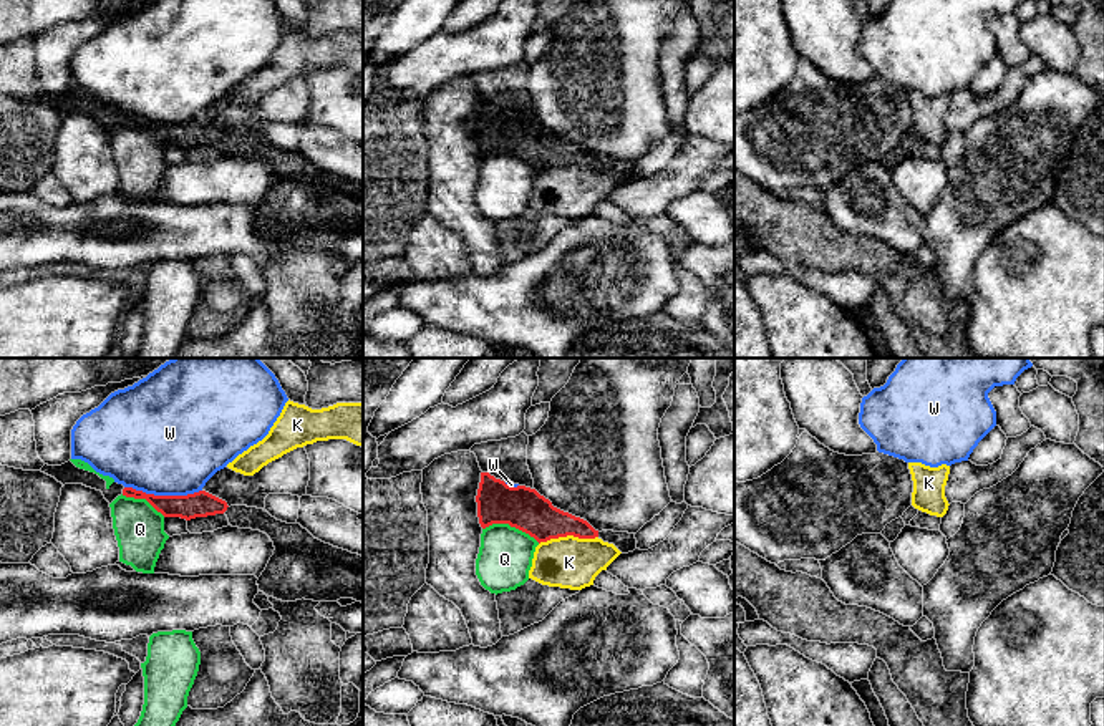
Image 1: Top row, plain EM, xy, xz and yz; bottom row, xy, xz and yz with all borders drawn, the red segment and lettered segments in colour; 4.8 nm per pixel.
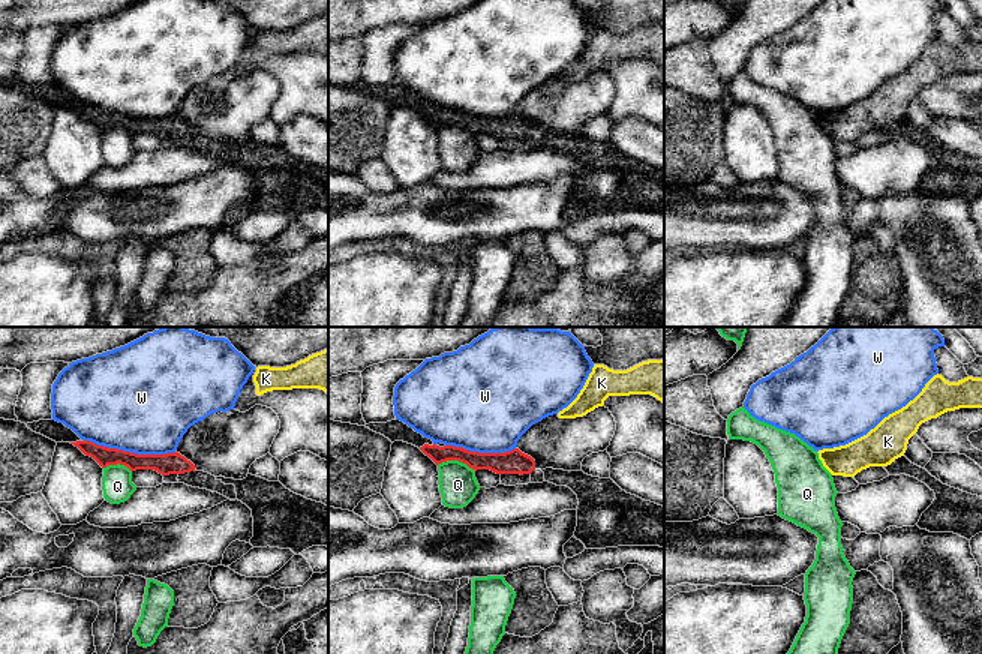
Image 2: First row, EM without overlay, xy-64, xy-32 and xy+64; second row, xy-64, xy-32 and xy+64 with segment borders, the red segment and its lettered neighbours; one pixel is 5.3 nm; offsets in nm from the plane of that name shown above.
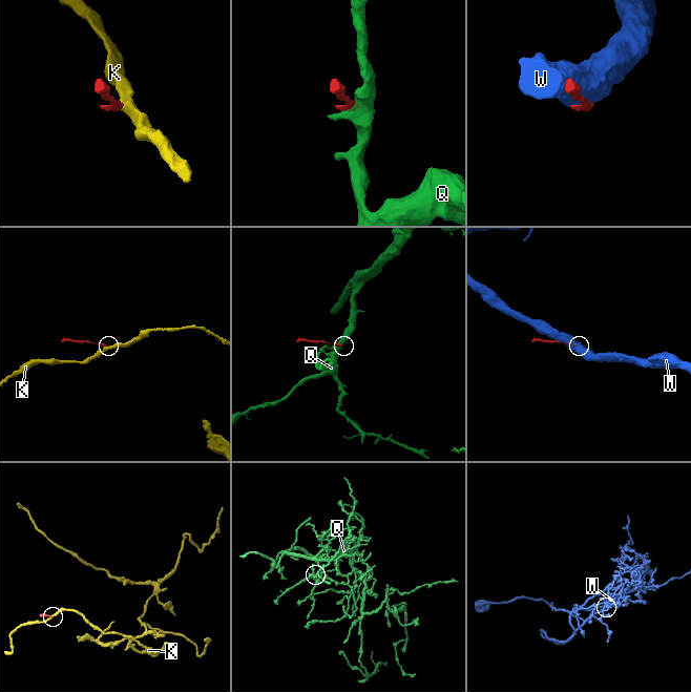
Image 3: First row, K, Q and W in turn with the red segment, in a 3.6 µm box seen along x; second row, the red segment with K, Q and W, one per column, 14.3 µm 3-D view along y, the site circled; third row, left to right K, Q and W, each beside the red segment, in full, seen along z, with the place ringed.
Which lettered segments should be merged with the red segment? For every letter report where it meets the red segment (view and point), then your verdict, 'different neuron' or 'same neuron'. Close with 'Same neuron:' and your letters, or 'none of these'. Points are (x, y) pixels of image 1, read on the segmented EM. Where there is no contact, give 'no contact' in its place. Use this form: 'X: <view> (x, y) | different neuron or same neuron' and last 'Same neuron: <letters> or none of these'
K: xz (567, 534) | different neuron
Q: xz (511, 526) | different neuron
W: xy (163, 496) | different neuron
Same neuron: none of these

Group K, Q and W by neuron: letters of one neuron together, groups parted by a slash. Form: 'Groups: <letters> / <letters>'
Groups: K / Q / W

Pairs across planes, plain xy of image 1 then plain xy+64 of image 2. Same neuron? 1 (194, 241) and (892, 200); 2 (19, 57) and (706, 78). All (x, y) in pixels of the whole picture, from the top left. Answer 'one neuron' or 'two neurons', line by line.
1: two neurons
2: one neuron

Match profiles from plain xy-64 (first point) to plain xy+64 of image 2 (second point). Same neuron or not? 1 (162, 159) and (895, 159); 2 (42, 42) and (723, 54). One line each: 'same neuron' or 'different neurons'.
1: same neuron
2: same neuron

